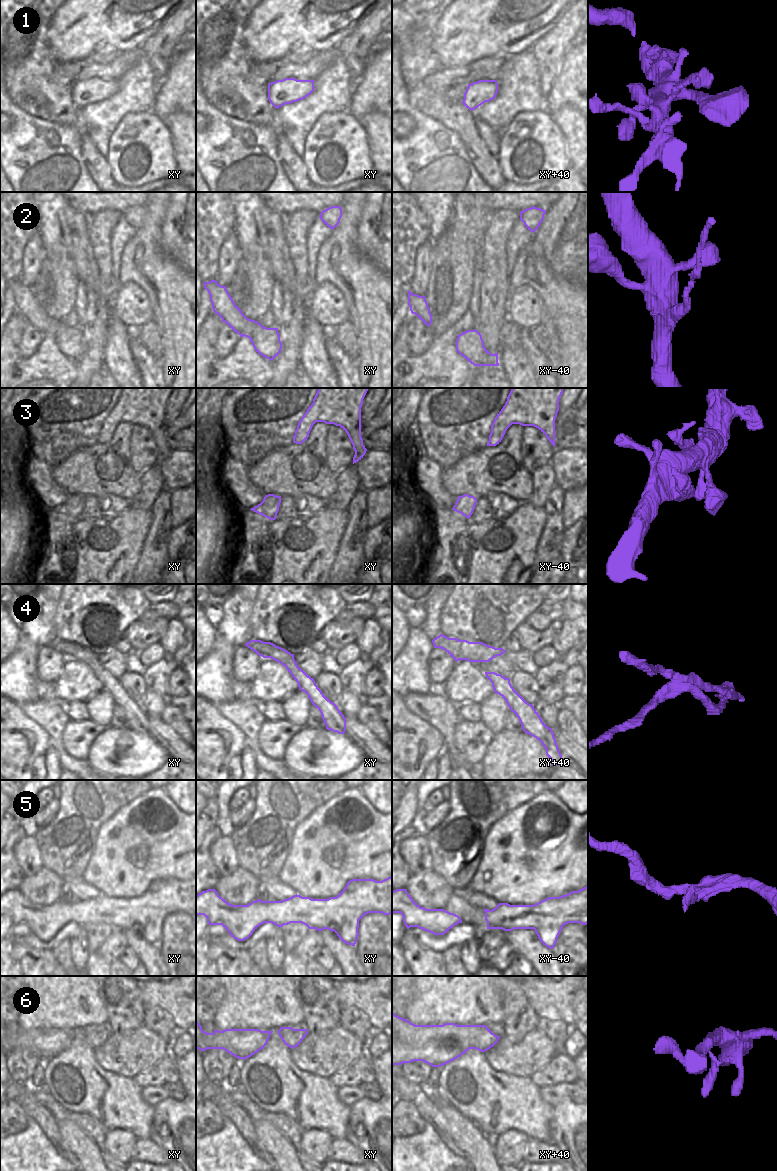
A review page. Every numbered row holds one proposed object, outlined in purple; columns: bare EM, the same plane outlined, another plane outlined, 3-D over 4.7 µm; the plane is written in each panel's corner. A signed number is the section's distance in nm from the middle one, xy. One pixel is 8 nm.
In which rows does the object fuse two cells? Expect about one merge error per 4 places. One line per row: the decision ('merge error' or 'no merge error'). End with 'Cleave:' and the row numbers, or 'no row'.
1: no merge error
2: merge error
3: no merge error
4: merge error
5: no merge error
6: no merge error
Cleave: 2, 4

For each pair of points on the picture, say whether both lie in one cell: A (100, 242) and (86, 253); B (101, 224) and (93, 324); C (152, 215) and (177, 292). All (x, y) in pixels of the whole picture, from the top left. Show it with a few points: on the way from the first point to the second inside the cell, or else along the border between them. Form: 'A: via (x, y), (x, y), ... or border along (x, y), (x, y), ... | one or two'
A: border along (87, 225), (87, 236), (98, 271) | two
B: via (101, 249), (105, 268), (105, 290), (99, 299) | one
C: via (151, 234), (151, 266), (158, 273) | one

